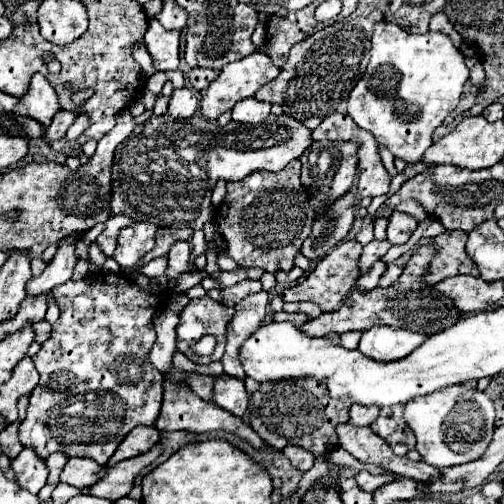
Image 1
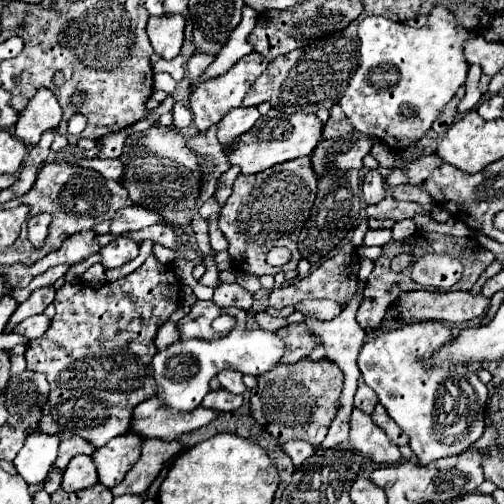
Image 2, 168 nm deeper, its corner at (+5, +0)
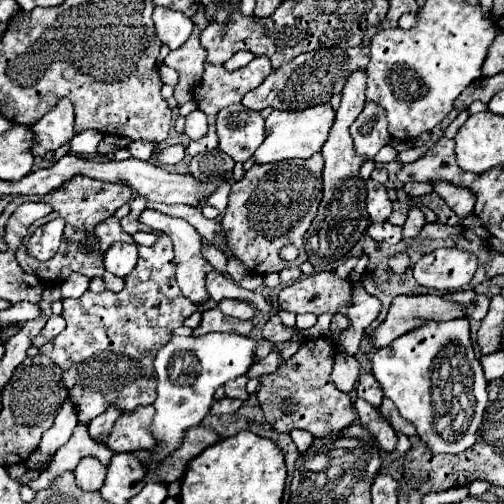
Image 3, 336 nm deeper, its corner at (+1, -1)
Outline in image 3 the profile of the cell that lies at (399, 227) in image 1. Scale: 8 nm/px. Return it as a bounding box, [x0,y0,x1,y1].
[402,208,426,238]

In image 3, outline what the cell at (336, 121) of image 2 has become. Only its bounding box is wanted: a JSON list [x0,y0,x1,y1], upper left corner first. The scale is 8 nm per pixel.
[304,70,370,270]

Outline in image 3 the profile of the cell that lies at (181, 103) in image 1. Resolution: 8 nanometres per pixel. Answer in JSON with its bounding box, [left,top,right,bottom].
[184,110,208,140]

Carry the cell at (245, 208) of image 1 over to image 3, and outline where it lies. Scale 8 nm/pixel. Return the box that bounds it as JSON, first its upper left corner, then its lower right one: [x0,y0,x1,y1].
[220,154,322,274]

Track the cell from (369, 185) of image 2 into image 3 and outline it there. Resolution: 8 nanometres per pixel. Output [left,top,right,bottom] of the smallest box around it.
[366,180,392,222]

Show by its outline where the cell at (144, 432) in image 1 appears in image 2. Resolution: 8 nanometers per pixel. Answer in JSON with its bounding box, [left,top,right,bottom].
[94,433,142,489]

